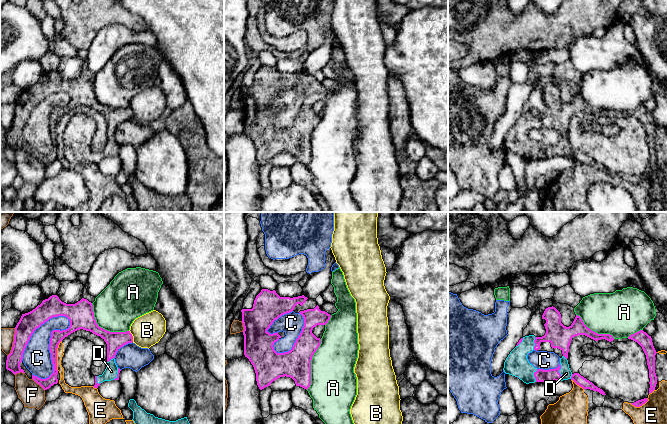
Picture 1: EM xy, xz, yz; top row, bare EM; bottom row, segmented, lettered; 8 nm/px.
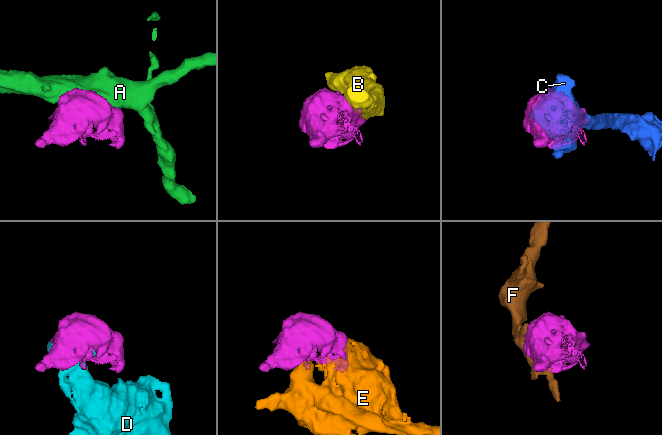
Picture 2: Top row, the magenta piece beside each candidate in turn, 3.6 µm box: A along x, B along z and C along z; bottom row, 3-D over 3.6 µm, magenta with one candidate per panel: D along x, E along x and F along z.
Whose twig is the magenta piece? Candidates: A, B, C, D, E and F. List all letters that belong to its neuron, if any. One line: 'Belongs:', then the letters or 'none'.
Belongs: D

